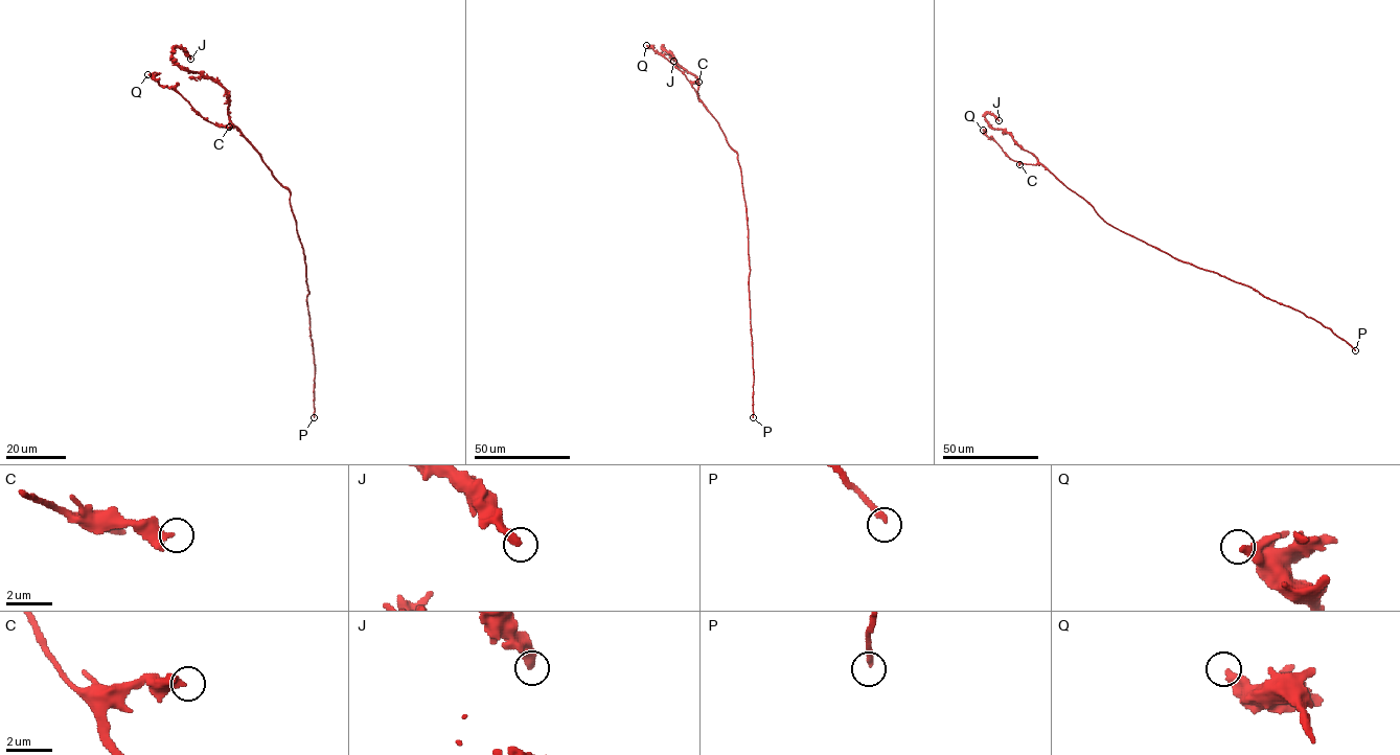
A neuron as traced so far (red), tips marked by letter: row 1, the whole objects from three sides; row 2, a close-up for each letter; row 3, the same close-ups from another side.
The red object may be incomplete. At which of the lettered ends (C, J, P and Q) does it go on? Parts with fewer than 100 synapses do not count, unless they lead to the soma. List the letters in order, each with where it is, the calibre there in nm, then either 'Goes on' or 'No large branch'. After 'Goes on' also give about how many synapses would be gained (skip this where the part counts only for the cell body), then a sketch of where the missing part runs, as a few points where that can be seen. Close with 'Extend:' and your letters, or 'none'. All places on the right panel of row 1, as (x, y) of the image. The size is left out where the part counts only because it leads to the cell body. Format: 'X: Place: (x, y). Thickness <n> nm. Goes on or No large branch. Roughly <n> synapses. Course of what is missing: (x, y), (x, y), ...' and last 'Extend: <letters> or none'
C: Place: (1019, 164). Thickness 360 nm. No large branch
J: Place: (999, 120). Thickness 380 nm. No large branch
P: Place: (1355, 350). Thickness 240 nm. Goes on. Roughly 140 synapses
Q: Place: (983, 130). Thickness 420 nm. No large branch
Extend: P

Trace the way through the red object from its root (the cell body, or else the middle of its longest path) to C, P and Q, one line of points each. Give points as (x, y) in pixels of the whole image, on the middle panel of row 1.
C: (744, 202), (737, 154), (692, 86), (698, 82)
P: (744, 202), (753, 417)
Q: (744, 202), (737, 154), (717, 121), (687, 77), (646, 45)

